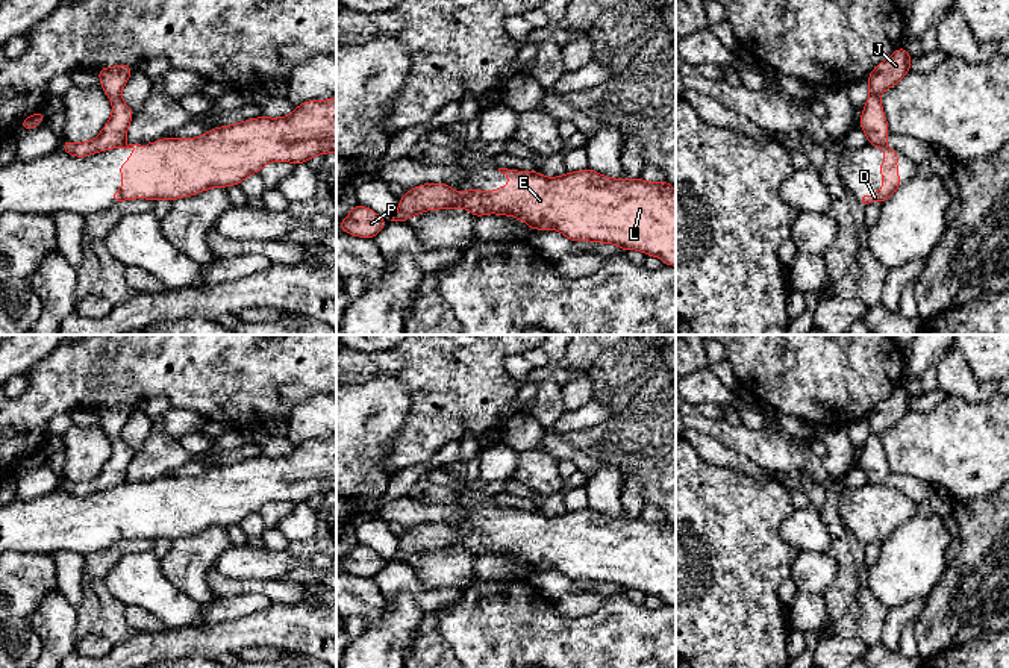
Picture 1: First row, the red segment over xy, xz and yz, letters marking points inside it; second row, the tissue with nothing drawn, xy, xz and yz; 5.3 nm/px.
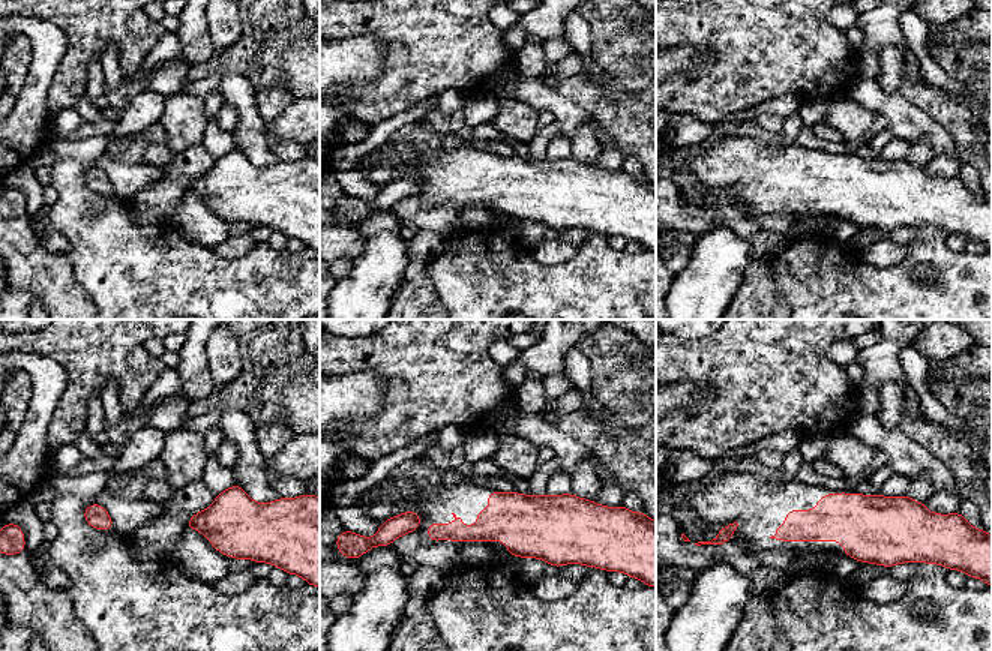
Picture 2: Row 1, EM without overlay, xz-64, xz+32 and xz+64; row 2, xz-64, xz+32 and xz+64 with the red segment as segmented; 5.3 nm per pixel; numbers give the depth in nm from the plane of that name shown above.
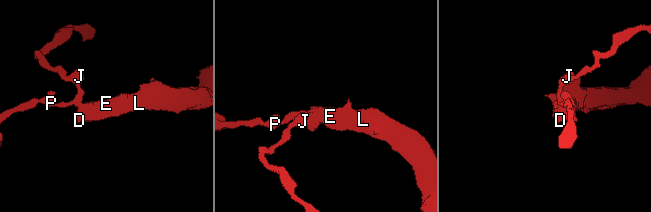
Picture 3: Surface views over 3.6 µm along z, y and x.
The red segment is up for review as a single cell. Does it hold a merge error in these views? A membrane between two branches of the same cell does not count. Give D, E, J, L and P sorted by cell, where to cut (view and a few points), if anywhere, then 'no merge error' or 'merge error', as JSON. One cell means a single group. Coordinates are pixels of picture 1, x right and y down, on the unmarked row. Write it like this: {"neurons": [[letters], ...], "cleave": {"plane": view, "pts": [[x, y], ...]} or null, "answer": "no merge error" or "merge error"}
{"neurons": [["D", "E", "L"], ["J", "P"]], "cleave": {"plane": "xz", "pts": [[458, 535], [449, 547]]}, "answer": "merge error"}

